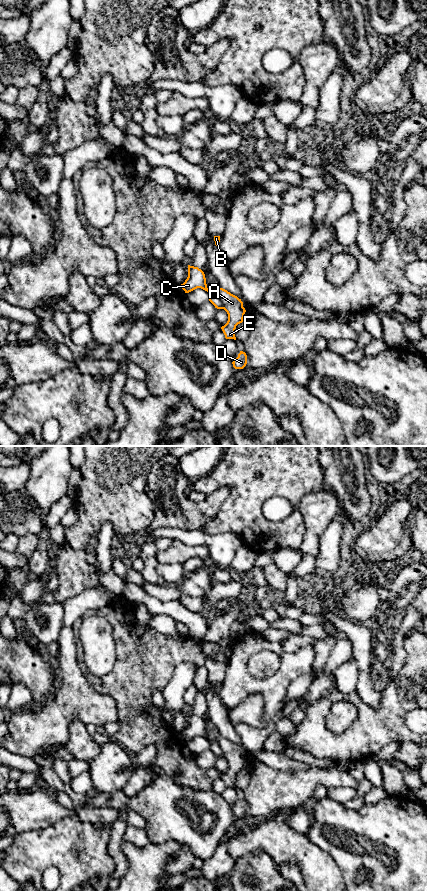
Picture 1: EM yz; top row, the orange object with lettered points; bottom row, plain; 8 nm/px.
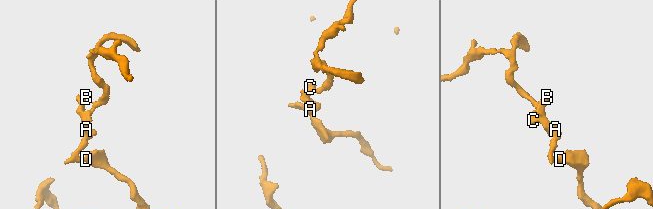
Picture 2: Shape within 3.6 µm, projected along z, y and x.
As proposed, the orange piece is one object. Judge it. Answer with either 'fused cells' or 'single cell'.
fused cells

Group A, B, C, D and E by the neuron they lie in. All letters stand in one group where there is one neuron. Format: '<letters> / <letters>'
A B D E / C

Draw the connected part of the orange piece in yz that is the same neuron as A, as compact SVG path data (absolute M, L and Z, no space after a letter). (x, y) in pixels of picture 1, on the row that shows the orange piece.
M219 288L216 292L223 304L224 310L228 314L227 323L221 327L226 339L234 339L236 326L244 322L244 314L246 312L243 302L237 296L231 294L223 288Z

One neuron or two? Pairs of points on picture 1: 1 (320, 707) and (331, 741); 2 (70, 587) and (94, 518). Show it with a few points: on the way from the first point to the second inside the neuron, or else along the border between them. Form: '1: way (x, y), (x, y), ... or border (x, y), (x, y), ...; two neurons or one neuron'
1: way (320, 715), (320, 730), (323, 733); one neuron
2: border (65, 539), (72, 547), (83, 549), (87, 553); two neurons

